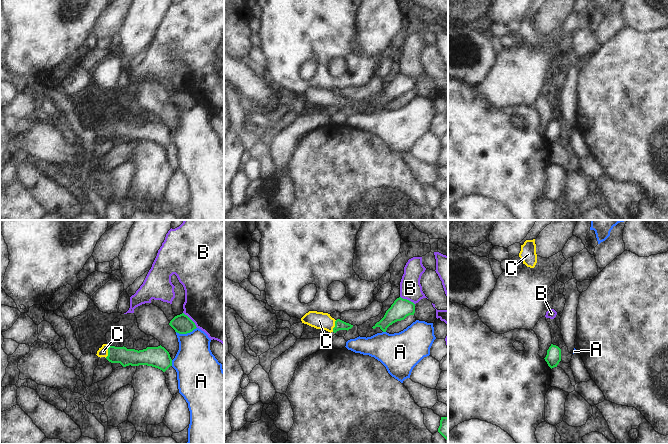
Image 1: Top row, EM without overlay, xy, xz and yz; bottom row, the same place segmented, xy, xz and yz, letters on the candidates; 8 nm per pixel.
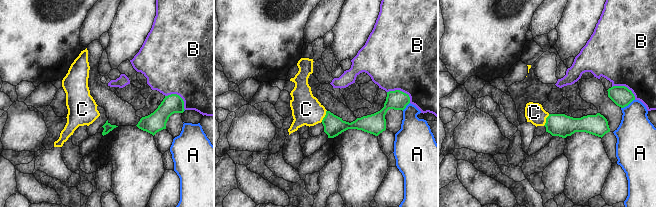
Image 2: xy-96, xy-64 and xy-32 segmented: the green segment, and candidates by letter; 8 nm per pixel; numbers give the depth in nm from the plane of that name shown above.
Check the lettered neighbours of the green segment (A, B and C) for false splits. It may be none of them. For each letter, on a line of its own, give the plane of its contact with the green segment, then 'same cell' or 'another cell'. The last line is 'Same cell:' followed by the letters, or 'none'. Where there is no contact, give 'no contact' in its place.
A: contact in xy; another cell
B: contact in xy; another cell
C: contact in xy; same cell
Same cell: C

